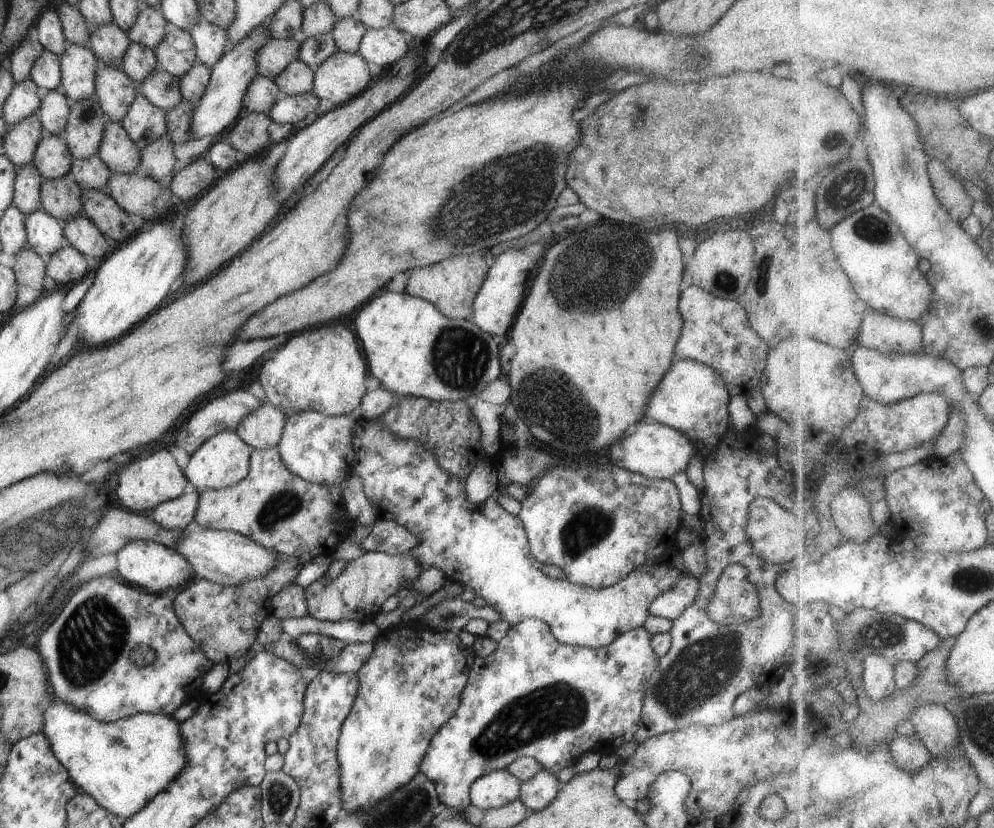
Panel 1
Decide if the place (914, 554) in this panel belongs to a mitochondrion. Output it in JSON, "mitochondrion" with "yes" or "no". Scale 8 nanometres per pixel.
{"mitochondrion":"no"}

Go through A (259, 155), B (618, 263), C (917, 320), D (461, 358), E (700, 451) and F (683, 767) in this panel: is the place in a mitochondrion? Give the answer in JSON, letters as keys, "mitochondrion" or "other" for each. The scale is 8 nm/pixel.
{"A":"other","B":"mitochondrion","C":"other","D":"mitochondrion","E":"other","F":"other"}

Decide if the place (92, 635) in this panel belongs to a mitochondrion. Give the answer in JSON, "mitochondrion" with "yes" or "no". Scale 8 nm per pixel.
{"mitochondrion":"yes"}

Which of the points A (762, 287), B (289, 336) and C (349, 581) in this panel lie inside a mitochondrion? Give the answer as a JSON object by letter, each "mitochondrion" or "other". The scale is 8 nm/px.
{"A":"mitochondrion","B":"other","C":"other"}

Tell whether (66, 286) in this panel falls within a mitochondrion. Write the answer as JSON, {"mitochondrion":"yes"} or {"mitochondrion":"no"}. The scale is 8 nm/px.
{"mitochondrion":"no"}

